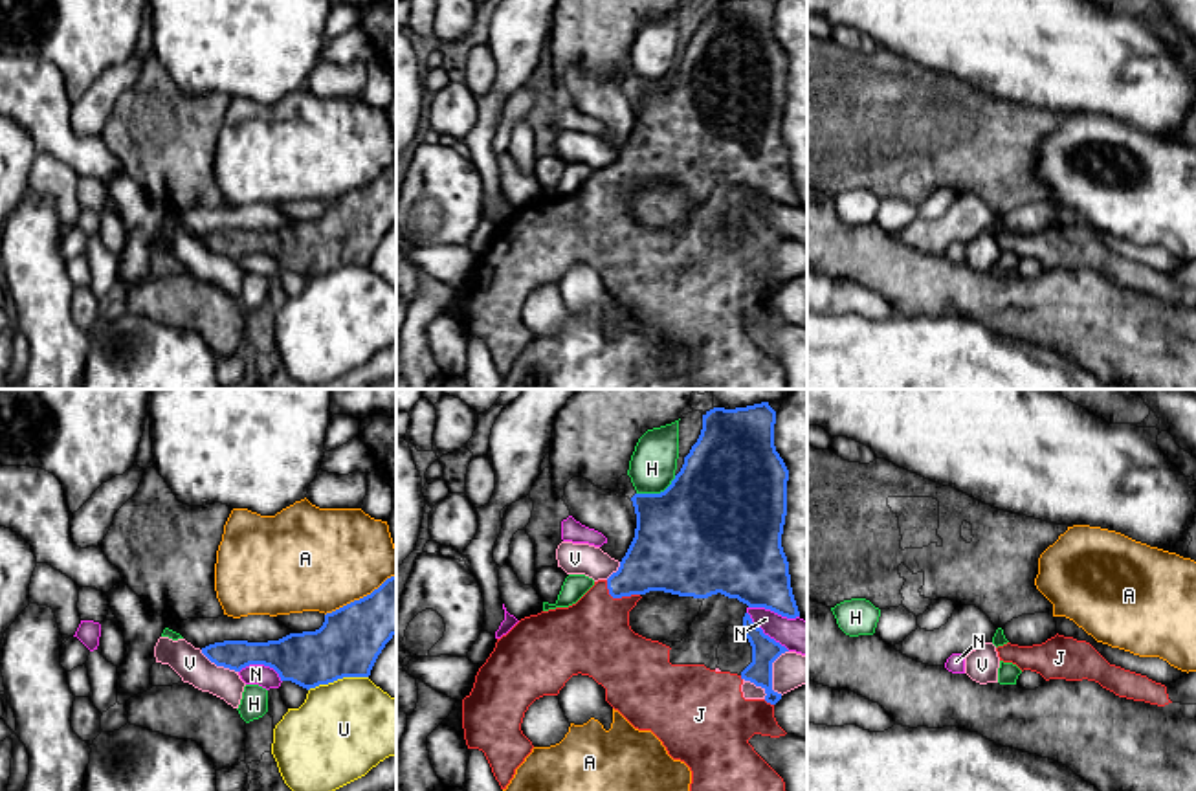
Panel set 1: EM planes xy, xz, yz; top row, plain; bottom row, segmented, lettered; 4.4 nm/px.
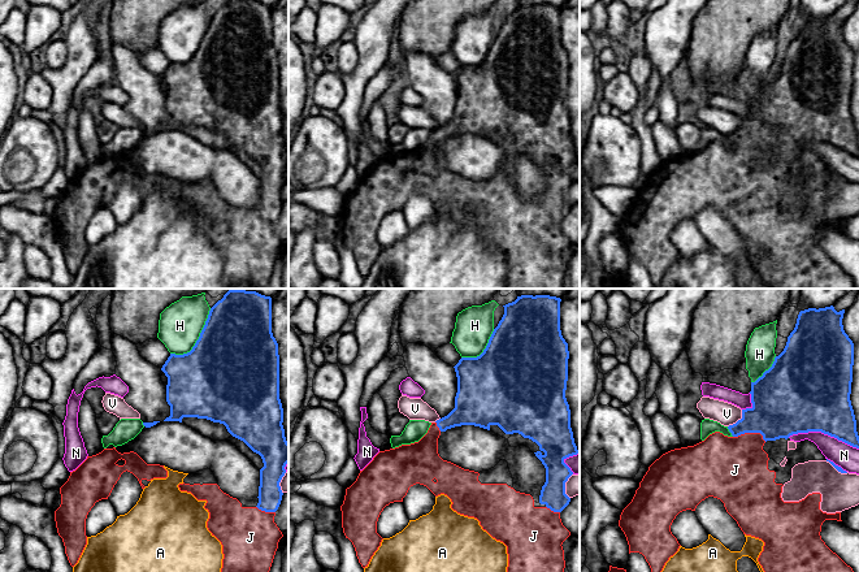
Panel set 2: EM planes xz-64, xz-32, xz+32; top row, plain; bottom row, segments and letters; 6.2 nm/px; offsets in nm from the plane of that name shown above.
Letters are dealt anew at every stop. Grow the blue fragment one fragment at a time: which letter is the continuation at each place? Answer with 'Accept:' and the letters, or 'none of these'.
Accept: J

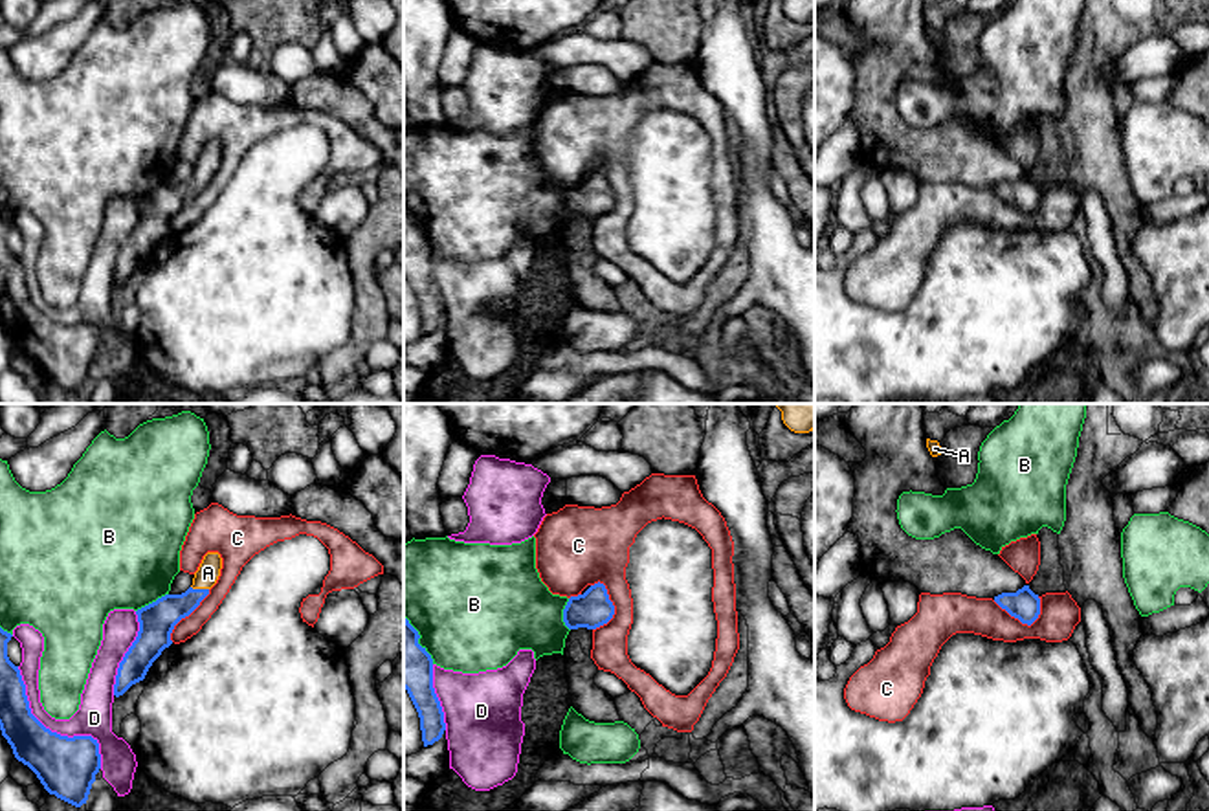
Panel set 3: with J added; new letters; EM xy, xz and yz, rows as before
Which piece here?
Accept: A

